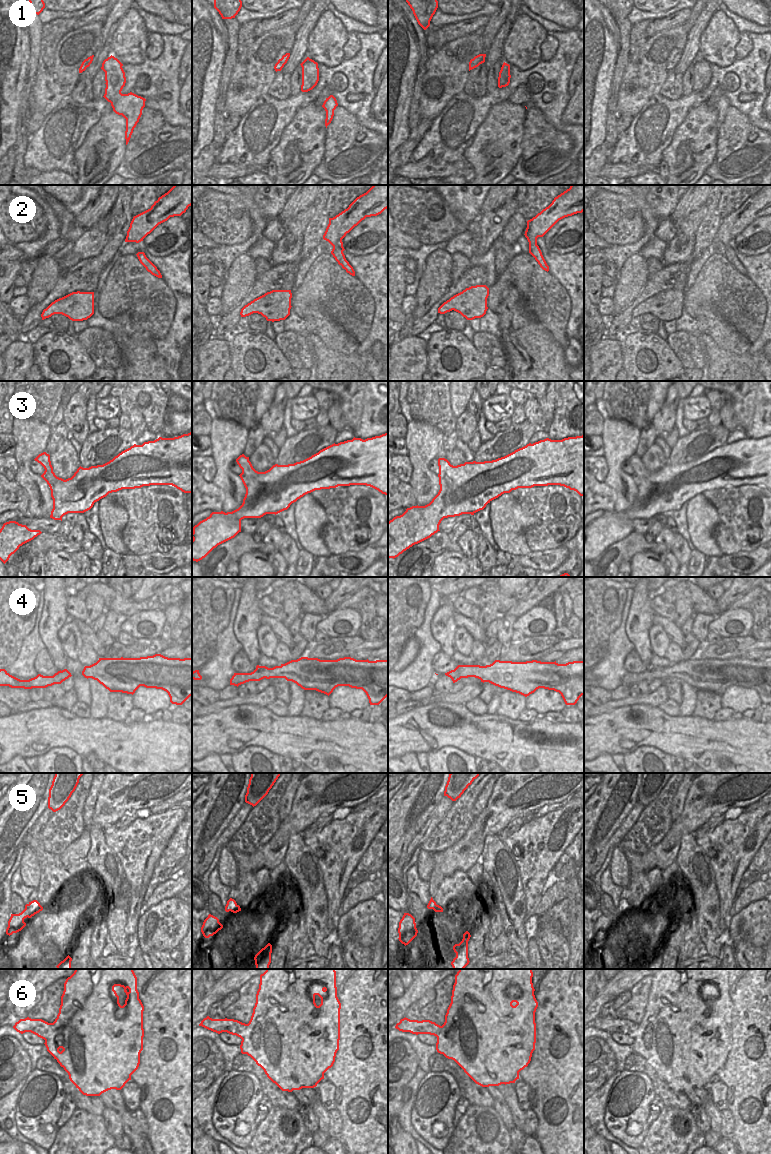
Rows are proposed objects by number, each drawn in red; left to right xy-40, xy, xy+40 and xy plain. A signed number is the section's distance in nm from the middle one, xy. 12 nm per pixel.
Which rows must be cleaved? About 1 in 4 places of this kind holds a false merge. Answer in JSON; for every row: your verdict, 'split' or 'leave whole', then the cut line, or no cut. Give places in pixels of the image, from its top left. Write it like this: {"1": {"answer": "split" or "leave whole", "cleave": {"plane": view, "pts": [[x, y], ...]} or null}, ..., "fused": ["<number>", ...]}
{"1": {"answer": "leave whole", "cleave": null}, "2": {"answer": "leave whole", "cleave": null}, "3": {"answer": "leave whole", "cleave": null}, "4": {"answer": "leave whole", "cleave": null}, "5": {"answer": "split", "cleave": {"plane": "xy", "pts": [[237, 905], [234, 912]]}}, "6": {"answer": "split", "cleave": {"plane": "xy-40", "pts": [[52, 1023], [91, 1033], [79, 1045], [81, 1090]]}}, "fused": ["5", "6"]}

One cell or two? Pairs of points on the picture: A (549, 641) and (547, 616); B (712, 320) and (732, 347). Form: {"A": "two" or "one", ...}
{"A": "two", "B": "one"}

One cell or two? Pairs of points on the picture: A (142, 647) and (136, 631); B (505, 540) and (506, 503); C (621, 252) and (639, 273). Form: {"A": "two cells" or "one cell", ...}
{"A": "two cells", "B": "one cell", "C": "two cells"}

